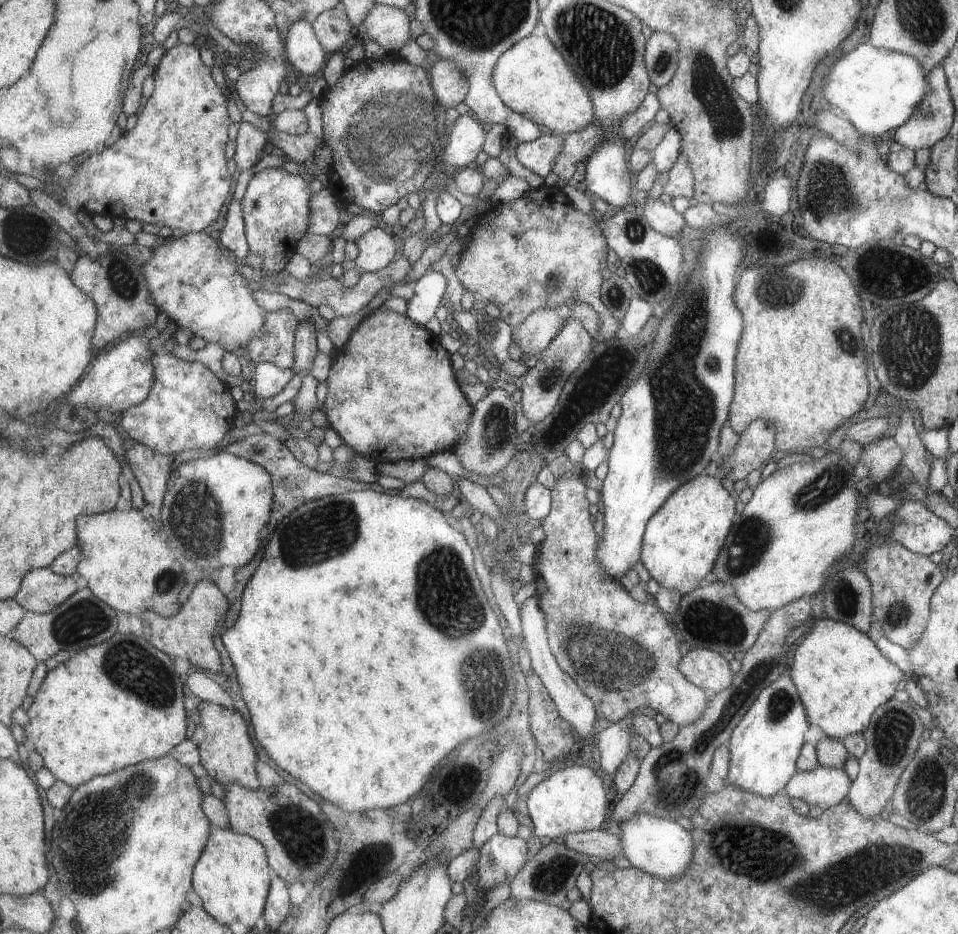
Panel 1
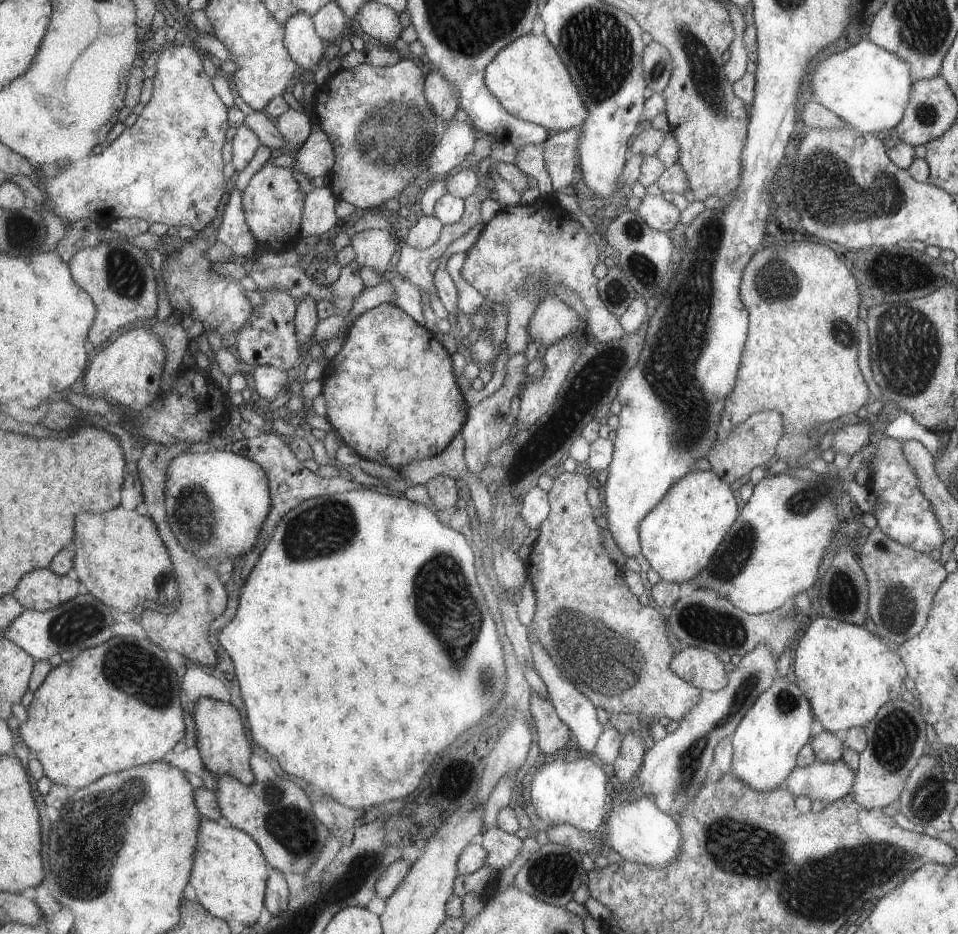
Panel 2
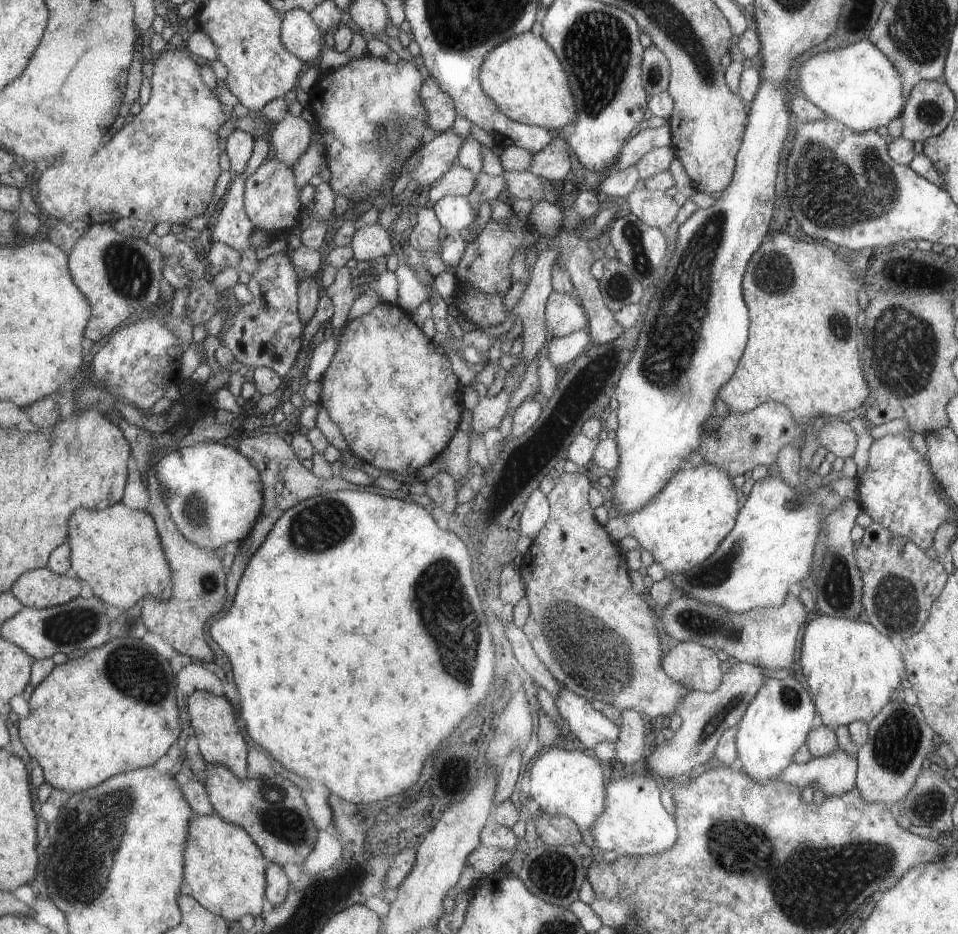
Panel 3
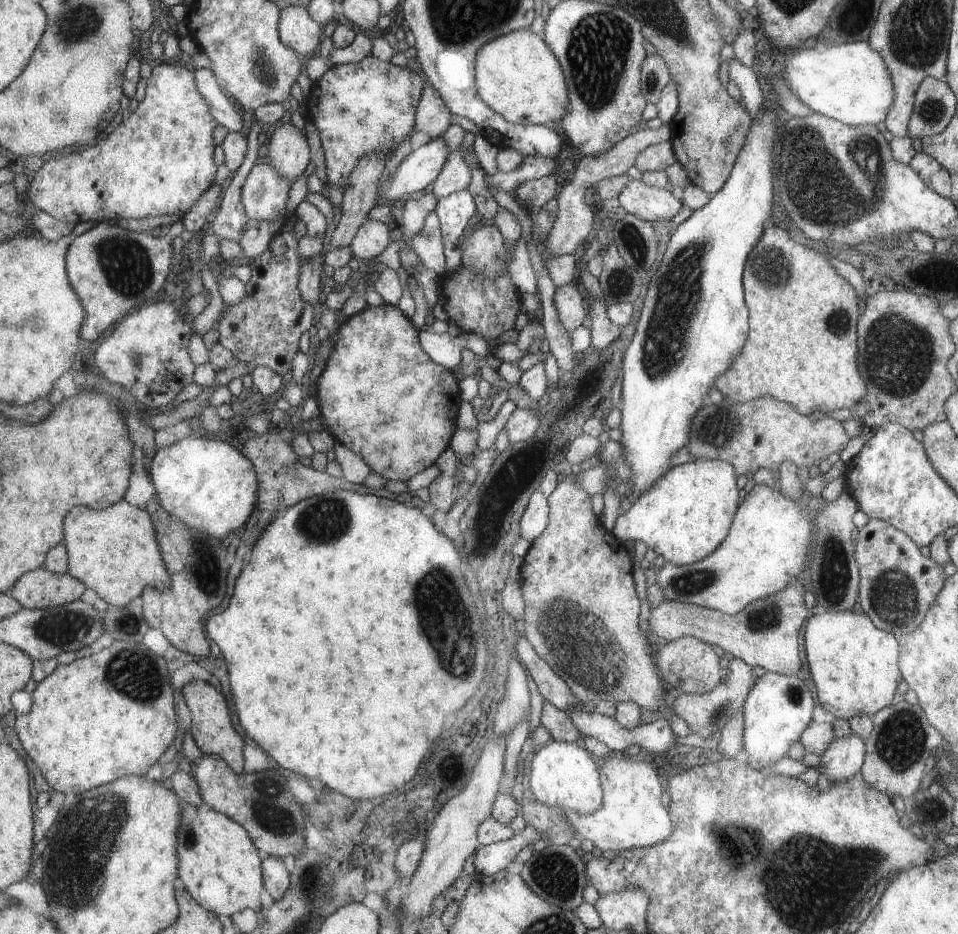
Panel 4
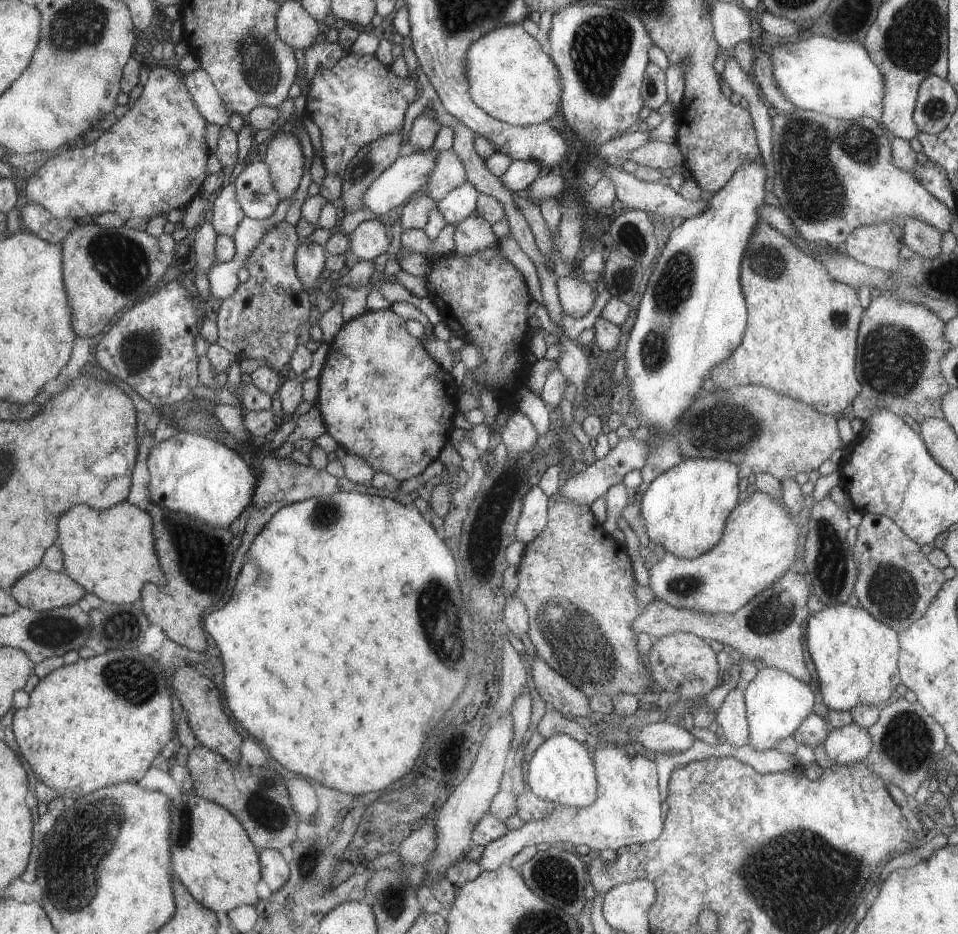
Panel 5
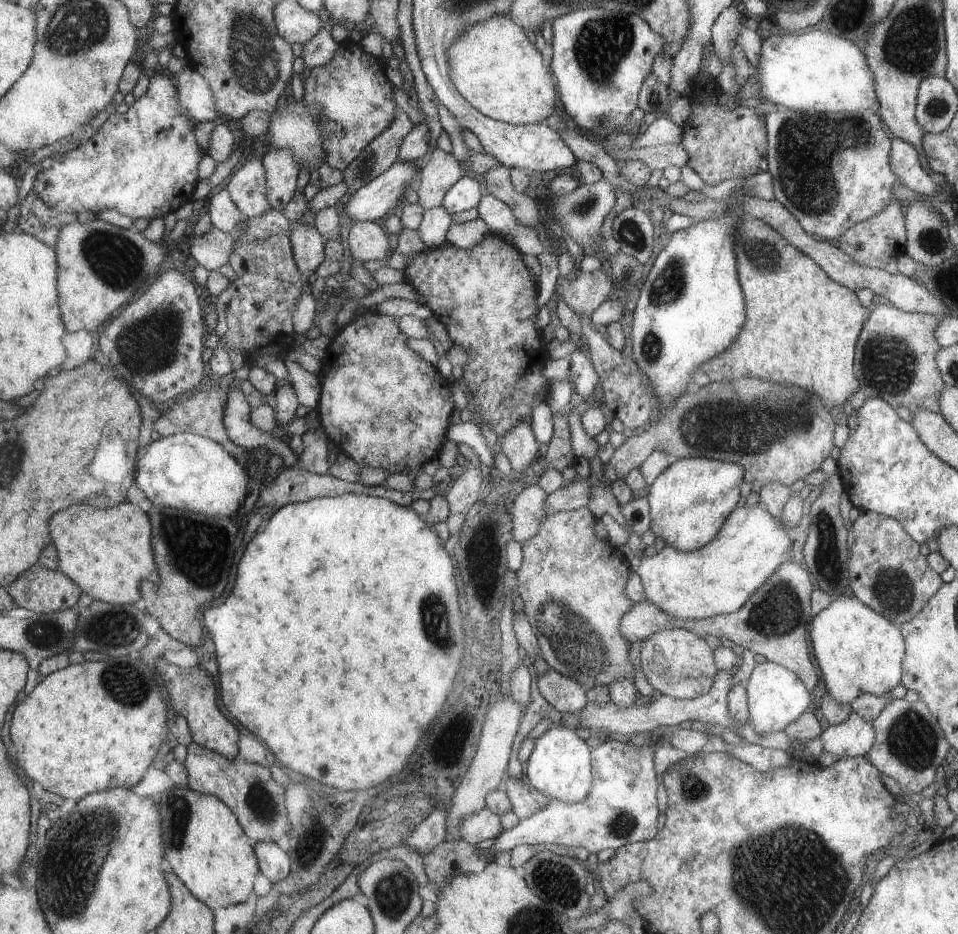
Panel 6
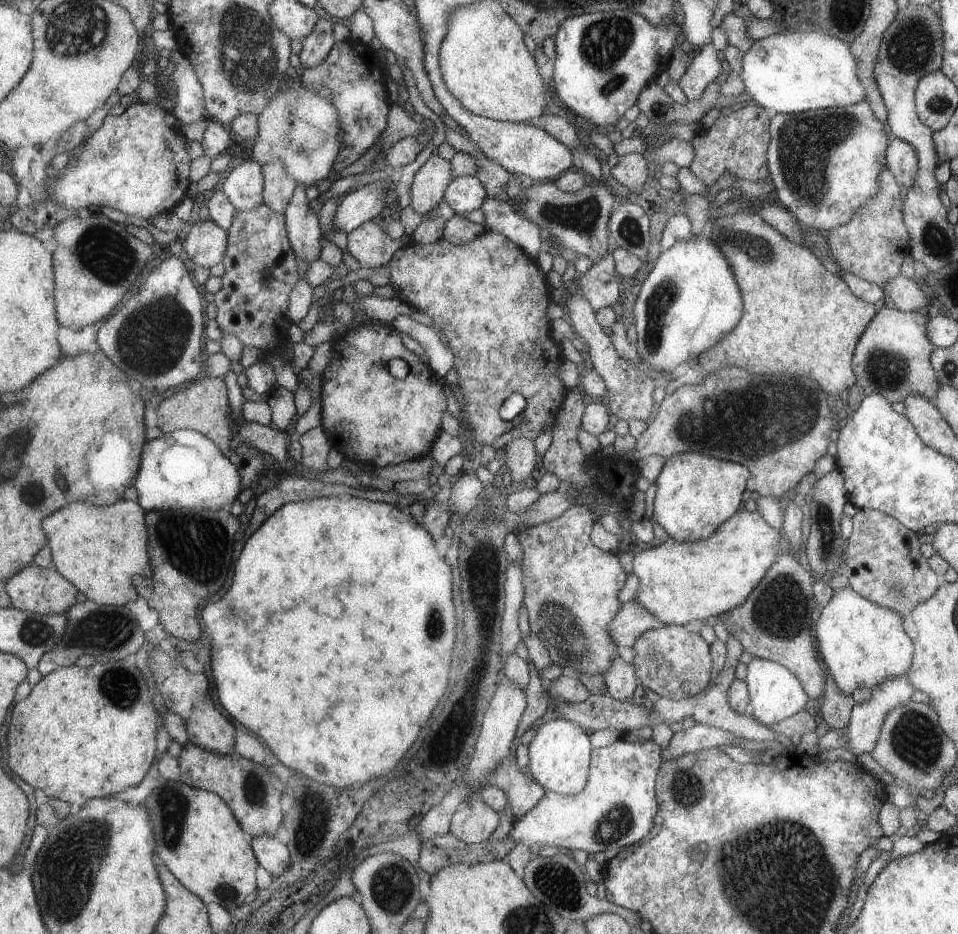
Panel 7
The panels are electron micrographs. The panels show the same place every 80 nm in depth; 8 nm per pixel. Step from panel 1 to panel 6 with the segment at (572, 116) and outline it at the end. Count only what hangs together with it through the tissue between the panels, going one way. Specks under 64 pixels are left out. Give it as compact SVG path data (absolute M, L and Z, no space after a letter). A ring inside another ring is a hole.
M499 15L477 23L454 41L446 55L457 90L485 116L510 125L526 125L543 122L553 112L553 78L543 66L537 44L531 44L510 17Z

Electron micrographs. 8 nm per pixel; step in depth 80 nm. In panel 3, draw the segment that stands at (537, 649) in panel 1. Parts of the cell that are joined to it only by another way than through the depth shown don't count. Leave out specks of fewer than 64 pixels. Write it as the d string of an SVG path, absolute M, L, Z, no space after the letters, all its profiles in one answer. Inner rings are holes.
M563 685L558 692L554 700L555 708L584 750L591 750L601 741L616 743L618 727L595 711L590 701Z

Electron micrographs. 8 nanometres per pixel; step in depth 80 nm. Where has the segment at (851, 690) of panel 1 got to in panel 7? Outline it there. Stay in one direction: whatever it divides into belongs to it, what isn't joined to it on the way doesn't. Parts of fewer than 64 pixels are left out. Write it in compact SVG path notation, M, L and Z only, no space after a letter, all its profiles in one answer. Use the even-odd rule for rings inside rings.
M849 586L833 592L814 627L826 670L844 695L857 687L872 690L885 679L905 675L912 662L913 644L903 629L903 618L893 609L865 600Z

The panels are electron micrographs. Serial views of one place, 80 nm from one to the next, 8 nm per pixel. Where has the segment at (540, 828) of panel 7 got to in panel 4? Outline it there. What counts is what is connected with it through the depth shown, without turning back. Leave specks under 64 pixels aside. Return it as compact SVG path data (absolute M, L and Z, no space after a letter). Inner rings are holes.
M612 758L601 767L601 786L604 788L604 802L588 815L565 811L565 821L572 826L575 838L590 840L595 853L604 850L625 851L632 848L647 848L661 843L671 832L667 810L661 808L659 796L661 786L655 770L649 762L637 762L635 758ZM525 825L524 830L515 832L511 839L480 845L474 851L473 866L476 875L492 875L494 872L505 869L505 866L515 859L517 853L531 841L542 837L531 825Z

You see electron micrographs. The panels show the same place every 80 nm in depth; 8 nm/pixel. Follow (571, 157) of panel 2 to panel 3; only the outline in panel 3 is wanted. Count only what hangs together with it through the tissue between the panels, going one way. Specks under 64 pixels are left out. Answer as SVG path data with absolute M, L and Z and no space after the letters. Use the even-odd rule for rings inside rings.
M554 133L551 143L541 151L532 154L532 162L528 172L543 180L560 183L571 170L568 143L565 134Z

